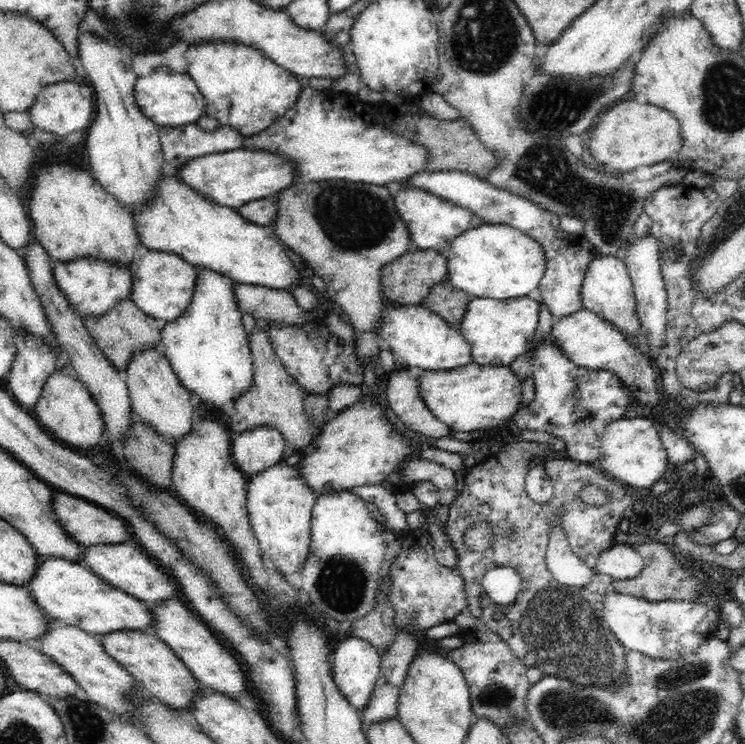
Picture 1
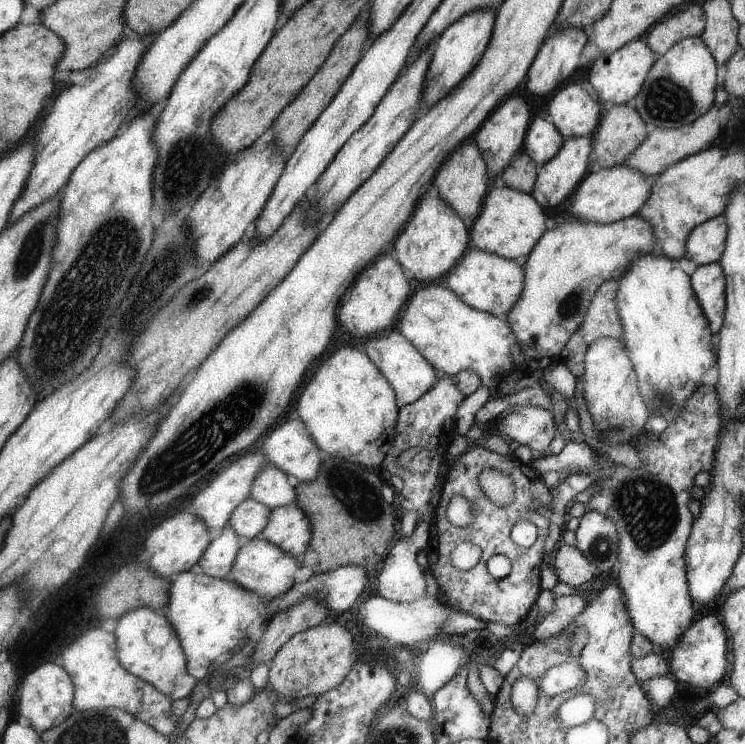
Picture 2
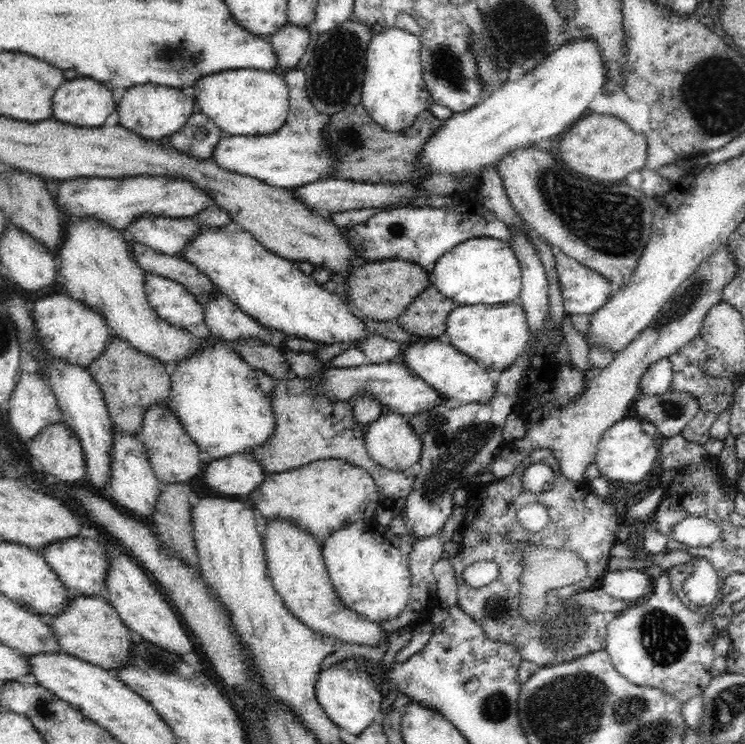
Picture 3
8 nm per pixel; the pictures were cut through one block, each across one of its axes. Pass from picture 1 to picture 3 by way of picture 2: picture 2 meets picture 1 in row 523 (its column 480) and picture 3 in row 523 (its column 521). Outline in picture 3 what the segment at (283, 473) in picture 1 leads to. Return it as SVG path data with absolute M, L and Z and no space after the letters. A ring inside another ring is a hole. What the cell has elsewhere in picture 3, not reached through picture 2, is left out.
M276 517L276 520L268 520L266 524L264 549L265 558L268 558L268 576L272 580L273 588L300 623L306 624L306 627L314 631L334 636L340 643L376 645L388 640L388 633L379 623L351 611L337 598L323 562L323 546L317 542L316 536L299 528L291 520Z

